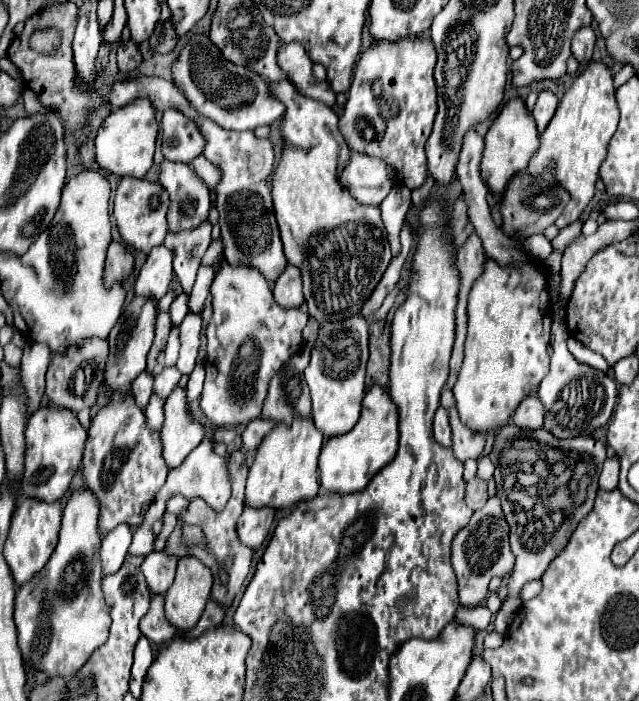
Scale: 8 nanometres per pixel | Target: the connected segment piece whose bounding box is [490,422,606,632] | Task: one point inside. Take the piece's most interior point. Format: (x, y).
(546, 485)

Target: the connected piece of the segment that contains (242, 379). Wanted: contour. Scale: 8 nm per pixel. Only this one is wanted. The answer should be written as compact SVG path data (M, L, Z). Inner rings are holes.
M224 262L216 272L216 278L212 282L212 298L214 298L212 300L214 314L210 324L206 326L208 360L200 408L208 416L208 420L216 426L248 424L262 412L270 378L302 348L302 328L308 322L308 314L304 314L298 308L286 310L278 306L276 300L272 298L270 284L258 270L252 270L248 266L230 266L228 262Z

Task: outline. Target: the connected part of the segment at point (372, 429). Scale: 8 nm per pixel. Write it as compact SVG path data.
M372 386L362 402L362 414L356 426L334 438L328 438L322 448L320 484L328 492L352 494L368 486L370 478L382 470L398 452L398 408L382 386Z

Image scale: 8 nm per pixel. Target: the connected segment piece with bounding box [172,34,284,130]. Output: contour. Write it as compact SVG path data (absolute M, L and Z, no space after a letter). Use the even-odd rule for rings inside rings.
M204 34L192 36L180 50L172 74L176 86L186 94L190 104L226 130L254 130L280 120L284 114L284 104L270 96L268 82L252 70L228 62Z

